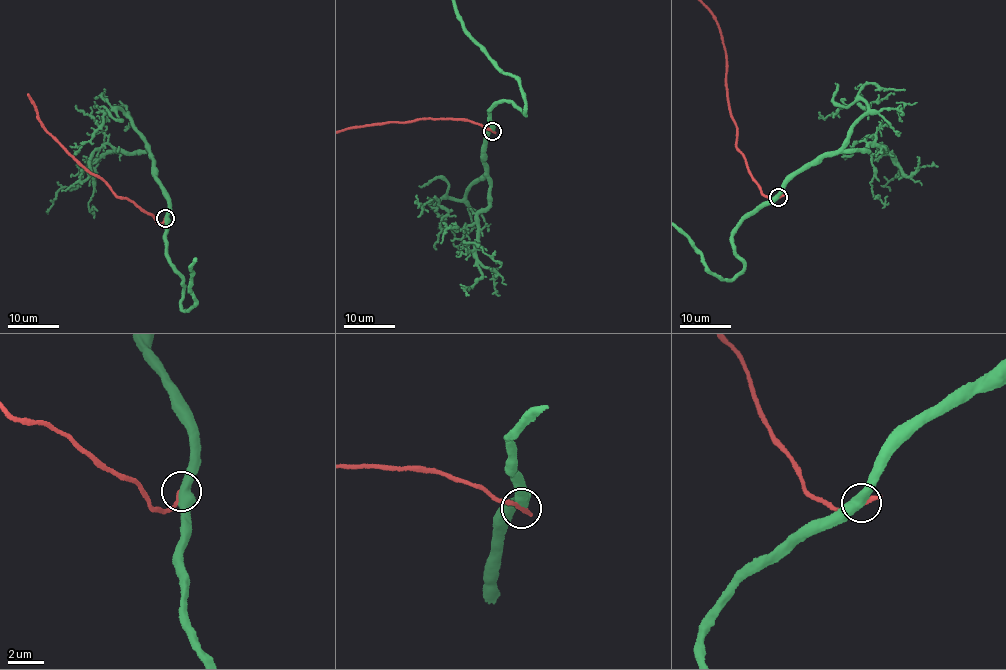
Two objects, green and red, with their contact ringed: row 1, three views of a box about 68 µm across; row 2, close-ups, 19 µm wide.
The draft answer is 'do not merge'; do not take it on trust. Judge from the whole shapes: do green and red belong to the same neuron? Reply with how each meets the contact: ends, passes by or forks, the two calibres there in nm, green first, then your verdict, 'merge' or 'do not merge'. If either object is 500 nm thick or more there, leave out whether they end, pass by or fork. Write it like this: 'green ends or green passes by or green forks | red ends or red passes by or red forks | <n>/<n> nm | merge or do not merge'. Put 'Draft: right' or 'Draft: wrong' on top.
Draft: right
500/240 nm | do not merge

